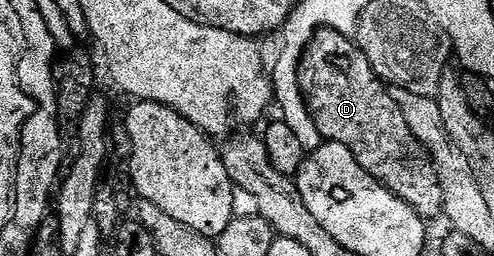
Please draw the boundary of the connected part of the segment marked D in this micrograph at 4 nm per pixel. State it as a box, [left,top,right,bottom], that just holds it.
[298,28,441,218]

